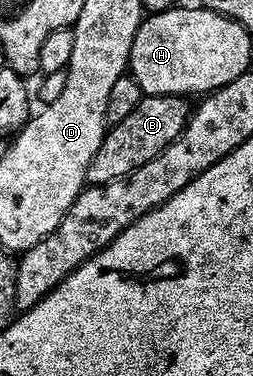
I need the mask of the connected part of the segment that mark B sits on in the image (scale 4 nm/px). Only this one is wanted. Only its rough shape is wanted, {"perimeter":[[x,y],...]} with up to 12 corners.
{"perimeter":[[183,95],[144,96],[103,134],[87,185],[128,177],[187,126]]}

